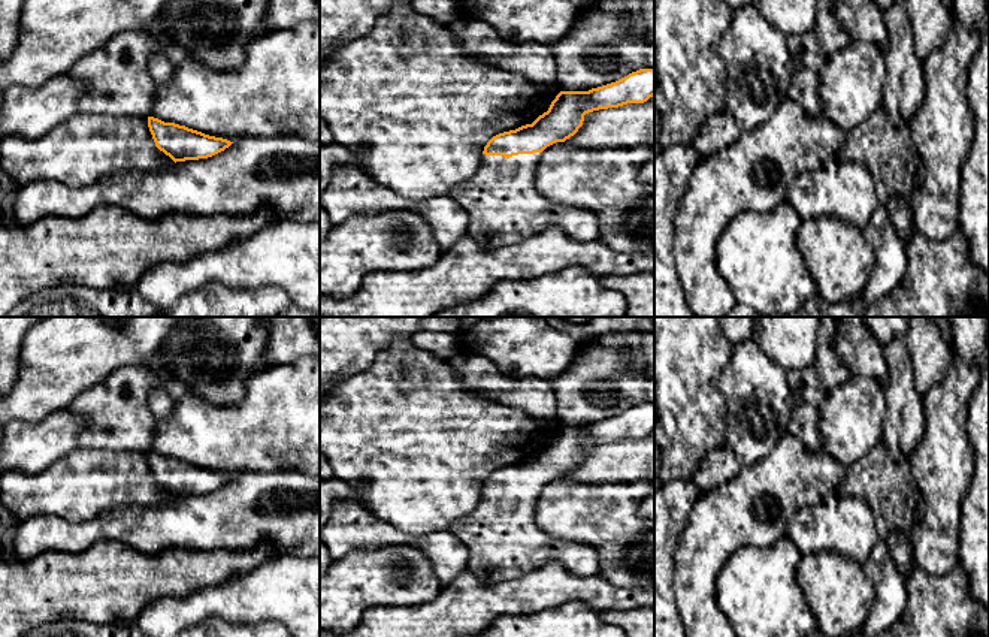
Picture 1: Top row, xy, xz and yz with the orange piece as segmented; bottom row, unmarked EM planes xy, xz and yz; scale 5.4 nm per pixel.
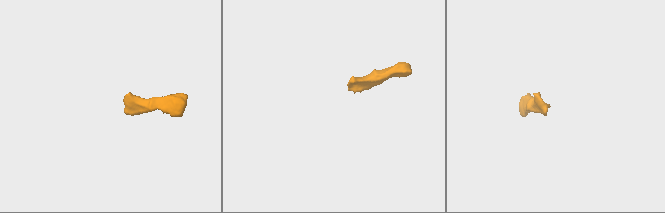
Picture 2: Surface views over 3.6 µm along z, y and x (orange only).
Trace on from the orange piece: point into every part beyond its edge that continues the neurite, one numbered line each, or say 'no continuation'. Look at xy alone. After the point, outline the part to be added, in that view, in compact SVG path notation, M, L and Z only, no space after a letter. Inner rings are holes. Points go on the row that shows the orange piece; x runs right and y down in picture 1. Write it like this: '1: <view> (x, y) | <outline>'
1: xy (284, 171) | M296 135L244 138L208 159L176 161L155 172L118 172L82 188L34 181L16 190L12 214L16 224L31 224L49 215L81 218L97 206L114 205L154 221L167 214L252 215L267 203L281 218L320 223L320 141Z

